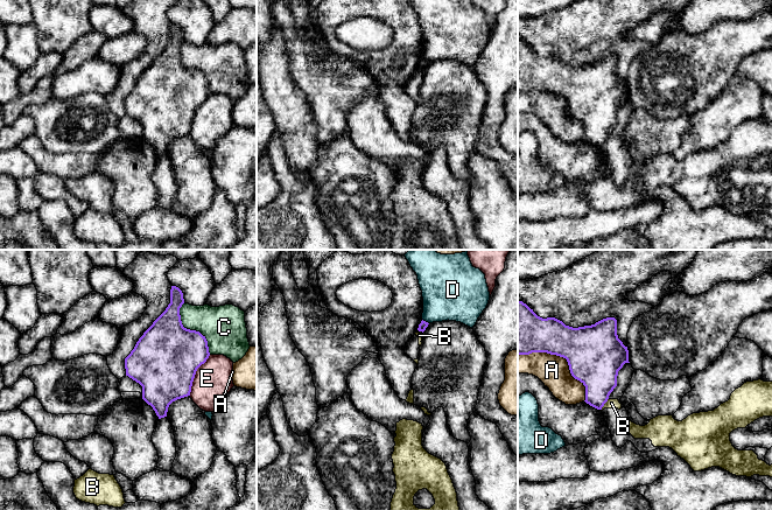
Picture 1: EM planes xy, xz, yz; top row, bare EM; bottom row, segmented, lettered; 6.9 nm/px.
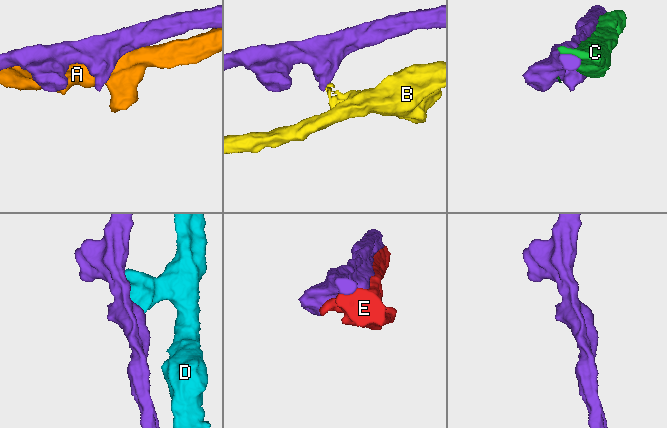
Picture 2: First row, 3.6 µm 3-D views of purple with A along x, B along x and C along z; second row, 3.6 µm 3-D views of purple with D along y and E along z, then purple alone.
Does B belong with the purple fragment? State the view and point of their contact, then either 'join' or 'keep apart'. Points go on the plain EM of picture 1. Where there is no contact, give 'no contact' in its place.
contact yz (604, 141); keep apart

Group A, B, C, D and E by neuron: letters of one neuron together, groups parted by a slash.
A / B / C / D / E

